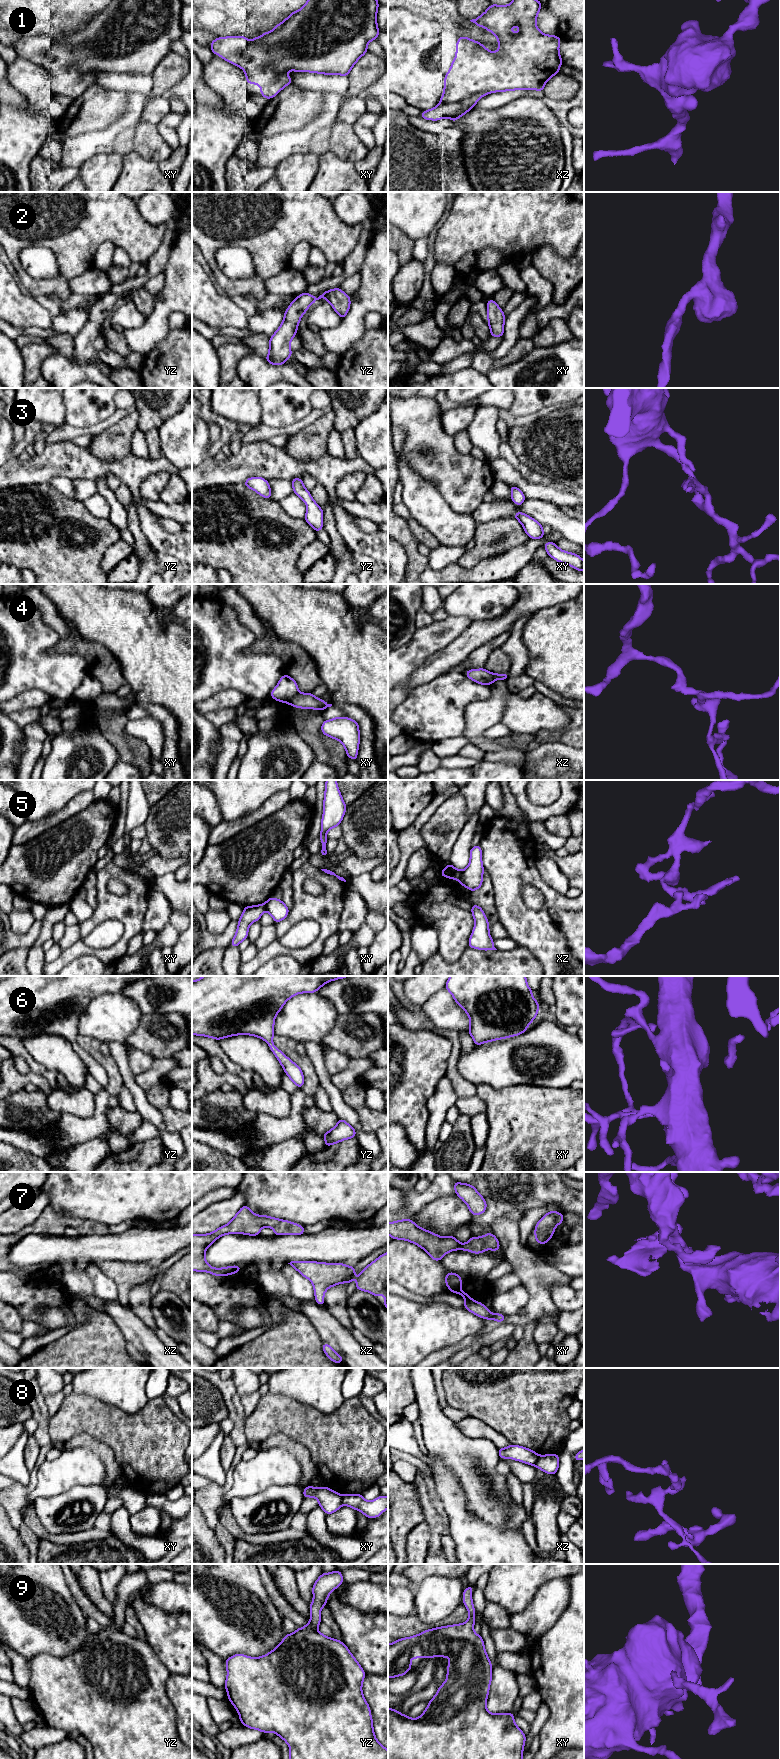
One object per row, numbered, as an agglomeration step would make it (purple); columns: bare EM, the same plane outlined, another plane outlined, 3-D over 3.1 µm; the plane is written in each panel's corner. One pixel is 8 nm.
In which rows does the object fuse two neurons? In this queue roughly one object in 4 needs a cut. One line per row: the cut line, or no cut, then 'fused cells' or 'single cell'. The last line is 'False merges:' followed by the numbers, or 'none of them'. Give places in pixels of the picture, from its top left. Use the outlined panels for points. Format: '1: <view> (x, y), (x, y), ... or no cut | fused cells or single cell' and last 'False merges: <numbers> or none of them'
1: no cut | single cell
2: no cut | single cell
3: no cut | single cell
4: xy (298, 692), (288, 703) | fused cells
5: xz (461, 871), (458, 879) | fused cells
6: no cut | single cell
7: no cut | single cell
8: xy (341, 1495), (341, 1502), (343, 1504) | fused cells
9: no cut | single cell
False merges: 4, 5, 8

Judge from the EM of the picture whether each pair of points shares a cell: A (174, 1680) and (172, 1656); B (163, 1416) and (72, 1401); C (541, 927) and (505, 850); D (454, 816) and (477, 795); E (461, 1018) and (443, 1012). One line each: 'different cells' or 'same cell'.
A: different cells
B: same cell
C: same cell
D: different cells
E: same cell

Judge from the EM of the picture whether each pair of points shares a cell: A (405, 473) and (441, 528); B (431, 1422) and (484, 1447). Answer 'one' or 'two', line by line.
A: one
B: one

